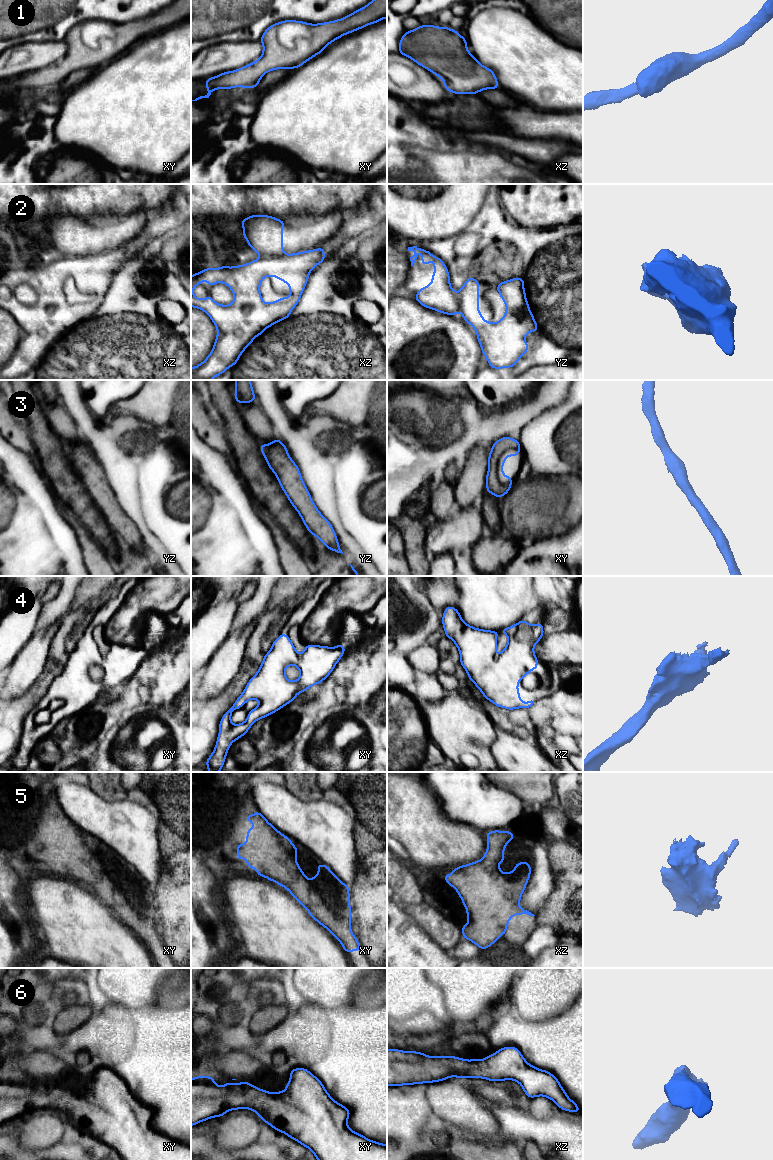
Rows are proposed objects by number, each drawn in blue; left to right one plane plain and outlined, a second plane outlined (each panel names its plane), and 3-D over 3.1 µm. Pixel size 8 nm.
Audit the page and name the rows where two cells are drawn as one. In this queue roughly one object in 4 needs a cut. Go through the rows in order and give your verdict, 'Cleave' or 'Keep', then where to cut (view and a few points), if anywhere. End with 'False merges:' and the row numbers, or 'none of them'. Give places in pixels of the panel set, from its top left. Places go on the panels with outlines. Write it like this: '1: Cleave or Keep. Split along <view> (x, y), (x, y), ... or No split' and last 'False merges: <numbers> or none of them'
1: Keep. No split
2: Cleave. Split along xz (284, 254), (261, 256)
3: Keep. No split
4: Keep. No split
5: Keep. No split
6: Keep. No split
False merges: 2

